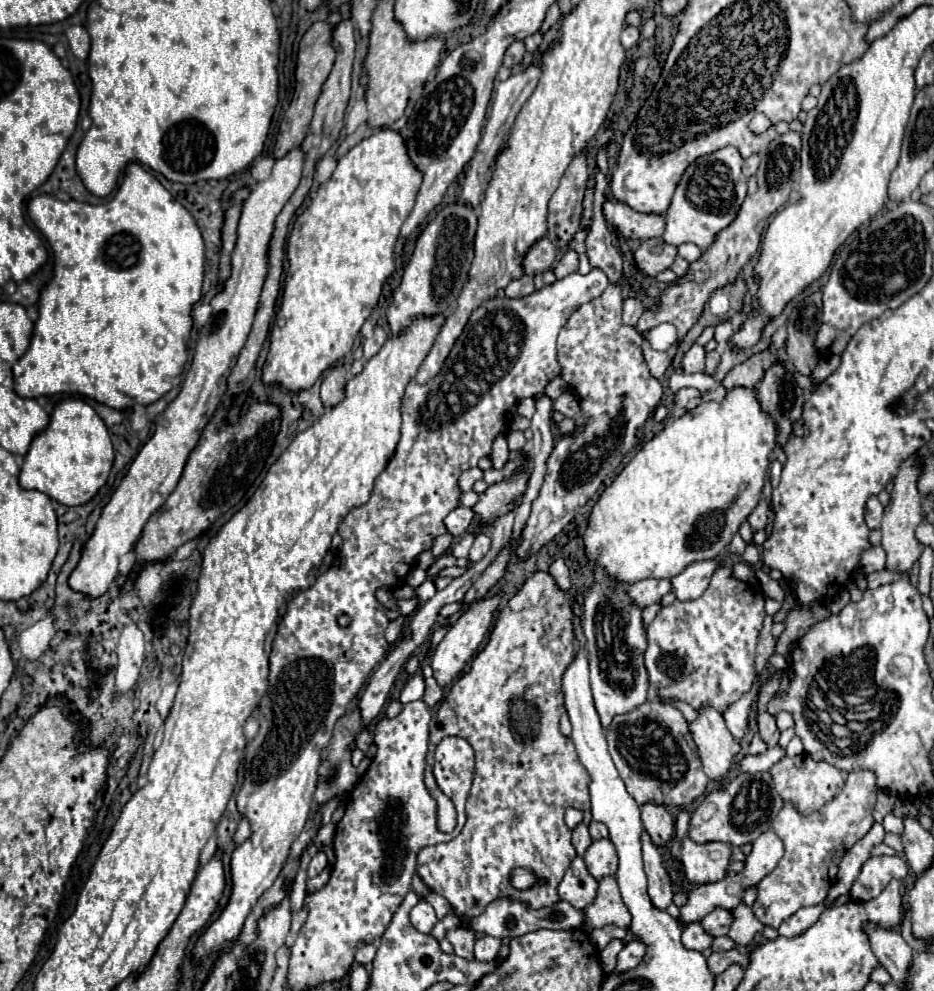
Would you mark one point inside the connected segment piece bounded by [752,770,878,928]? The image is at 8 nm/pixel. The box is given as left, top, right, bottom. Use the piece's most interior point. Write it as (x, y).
(815, 844)

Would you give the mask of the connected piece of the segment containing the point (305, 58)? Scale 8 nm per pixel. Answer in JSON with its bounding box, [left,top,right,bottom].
[274,22,336,158]

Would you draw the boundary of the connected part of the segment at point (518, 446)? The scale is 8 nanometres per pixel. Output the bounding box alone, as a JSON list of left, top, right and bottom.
[508,430,526,450]

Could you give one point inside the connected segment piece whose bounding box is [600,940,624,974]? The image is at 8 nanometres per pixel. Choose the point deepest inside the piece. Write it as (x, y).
(608, 956)

